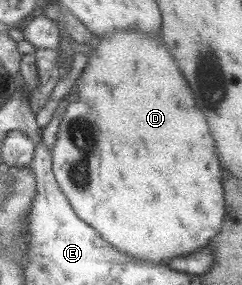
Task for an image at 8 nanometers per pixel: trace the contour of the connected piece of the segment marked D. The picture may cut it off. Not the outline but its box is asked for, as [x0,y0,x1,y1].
[50,30,226,264]

